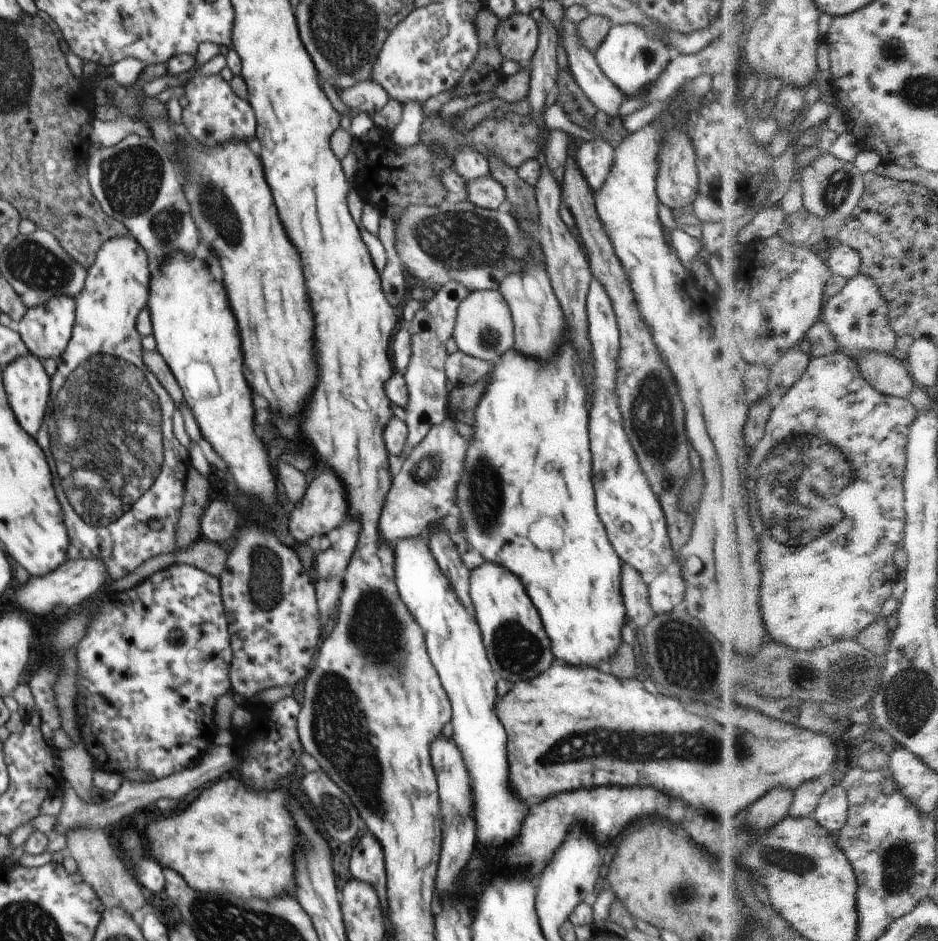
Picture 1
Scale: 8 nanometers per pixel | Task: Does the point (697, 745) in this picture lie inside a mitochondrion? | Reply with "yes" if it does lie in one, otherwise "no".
yes

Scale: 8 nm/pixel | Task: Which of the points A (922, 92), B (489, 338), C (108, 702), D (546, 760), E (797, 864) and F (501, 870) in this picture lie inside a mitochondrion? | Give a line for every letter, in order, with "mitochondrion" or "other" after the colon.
A: mitochondrion
B: mitochondrion
C: other
D: mitochondrion
E: mitochondrion
F: other

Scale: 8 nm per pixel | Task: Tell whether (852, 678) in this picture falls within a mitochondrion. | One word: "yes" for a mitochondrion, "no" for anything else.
yes

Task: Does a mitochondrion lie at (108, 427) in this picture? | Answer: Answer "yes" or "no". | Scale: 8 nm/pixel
yes

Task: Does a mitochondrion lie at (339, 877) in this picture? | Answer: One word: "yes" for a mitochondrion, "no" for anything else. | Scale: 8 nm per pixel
no

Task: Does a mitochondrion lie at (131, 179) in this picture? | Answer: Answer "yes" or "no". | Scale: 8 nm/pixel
yes

